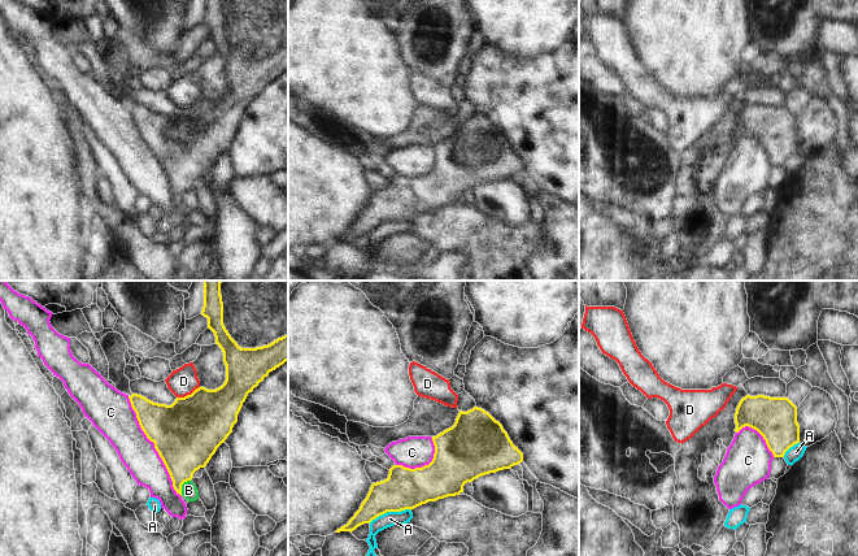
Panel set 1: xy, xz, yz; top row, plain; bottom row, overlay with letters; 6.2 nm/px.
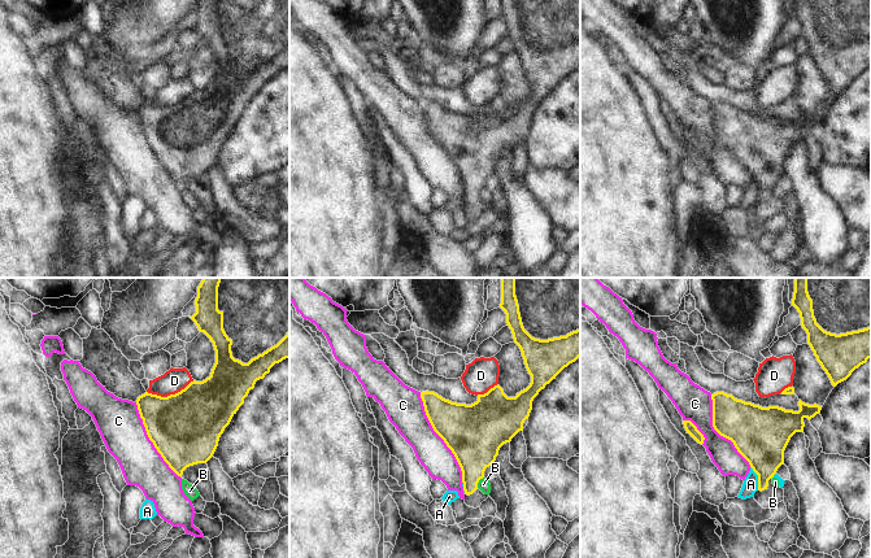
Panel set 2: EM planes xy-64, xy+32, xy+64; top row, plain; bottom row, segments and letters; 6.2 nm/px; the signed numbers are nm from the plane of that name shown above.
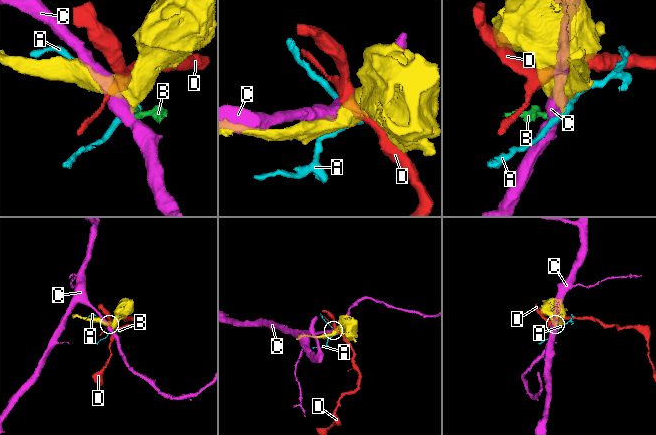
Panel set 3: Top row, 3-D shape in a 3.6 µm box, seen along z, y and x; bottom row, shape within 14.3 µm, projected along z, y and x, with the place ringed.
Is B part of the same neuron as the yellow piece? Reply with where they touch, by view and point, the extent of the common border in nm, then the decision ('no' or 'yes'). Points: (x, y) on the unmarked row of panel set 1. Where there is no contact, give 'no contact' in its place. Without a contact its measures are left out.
xy (181, 195) | 110 nm | no

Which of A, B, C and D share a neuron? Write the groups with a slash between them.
A B / C / D

